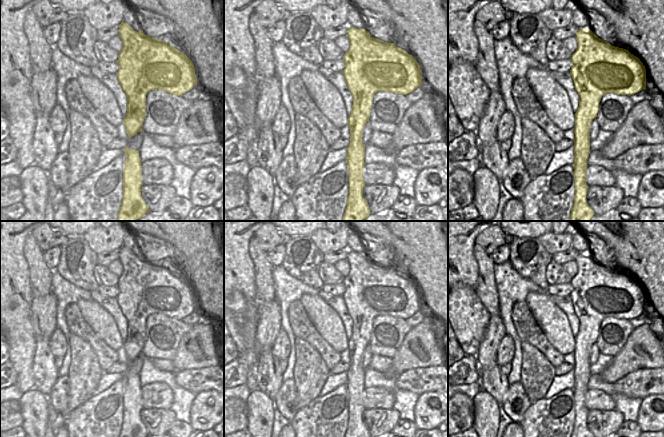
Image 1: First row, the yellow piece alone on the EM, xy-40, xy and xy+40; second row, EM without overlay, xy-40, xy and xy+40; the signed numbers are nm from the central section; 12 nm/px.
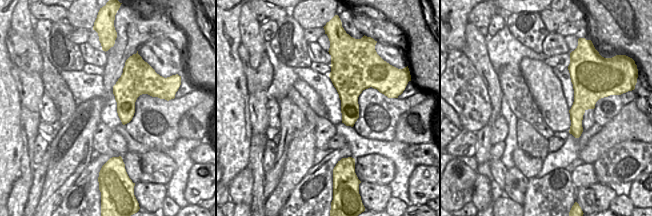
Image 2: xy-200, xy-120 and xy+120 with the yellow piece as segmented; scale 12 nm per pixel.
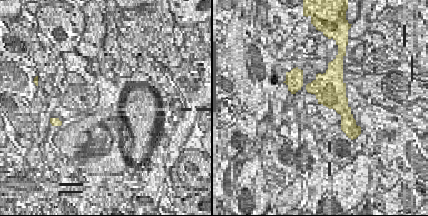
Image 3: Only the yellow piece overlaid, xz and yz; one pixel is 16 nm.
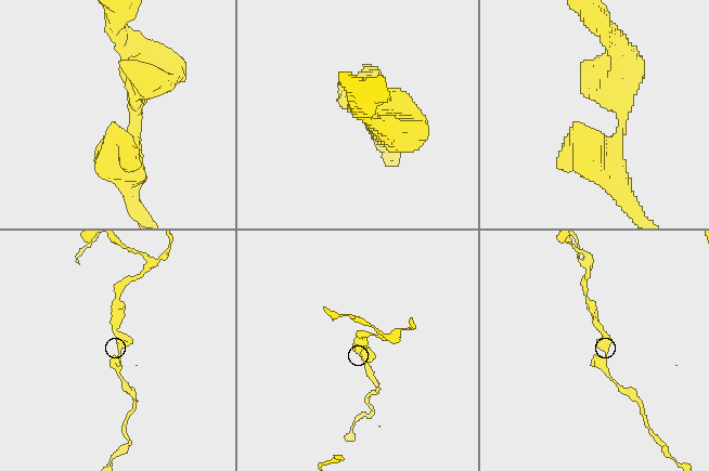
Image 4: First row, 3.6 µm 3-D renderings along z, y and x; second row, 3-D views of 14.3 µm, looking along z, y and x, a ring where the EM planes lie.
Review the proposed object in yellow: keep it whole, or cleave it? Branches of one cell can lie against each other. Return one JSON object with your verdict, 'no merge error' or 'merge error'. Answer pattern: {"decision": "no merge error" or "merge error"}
{"decision": "no merge error"}

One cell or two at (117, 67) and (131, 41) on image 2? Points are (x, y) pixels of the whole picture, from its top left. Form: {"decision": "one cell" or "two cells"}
{"decision": "one cell"}

